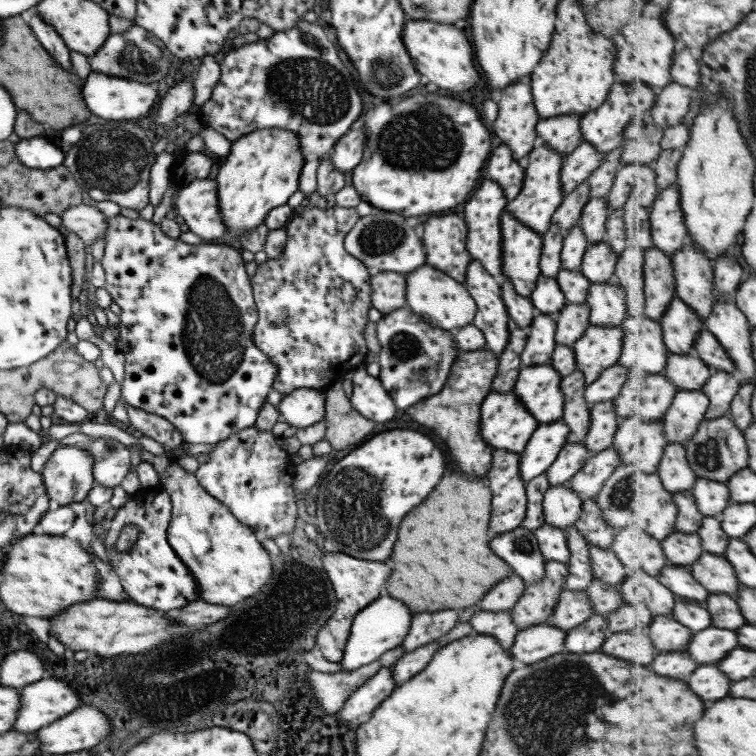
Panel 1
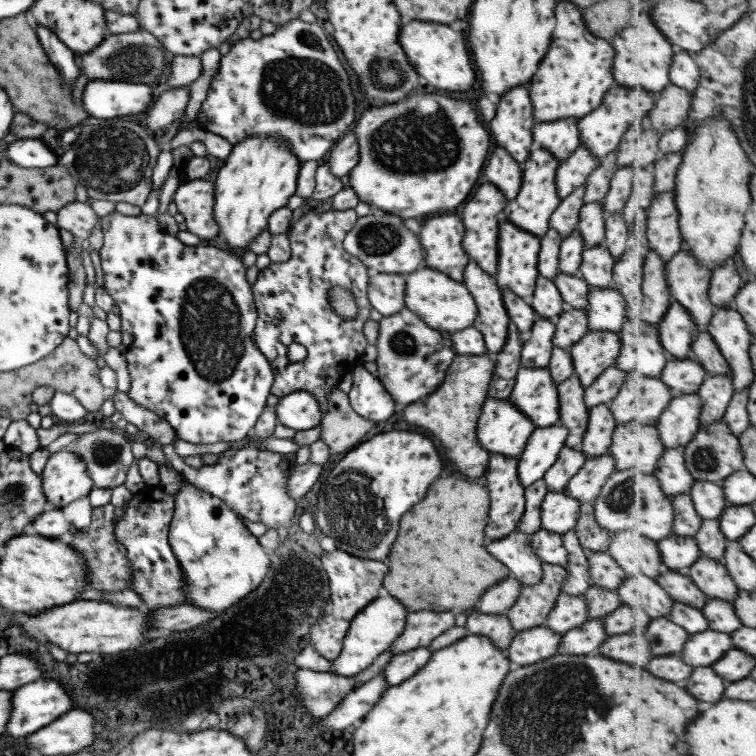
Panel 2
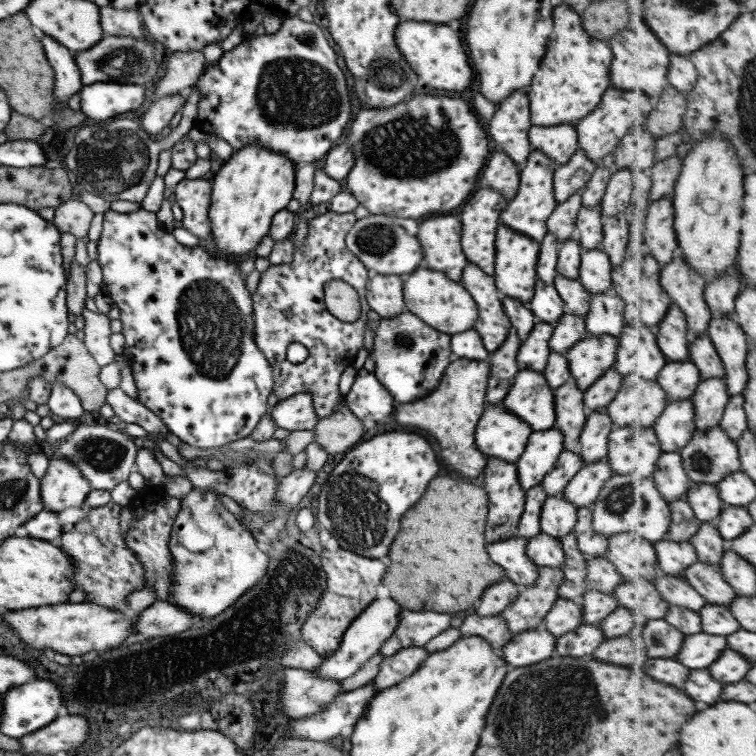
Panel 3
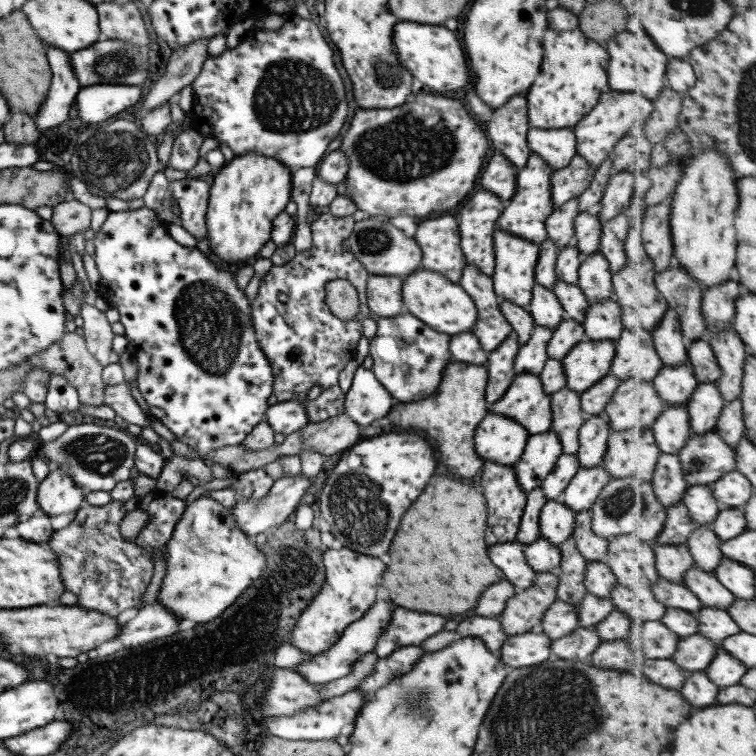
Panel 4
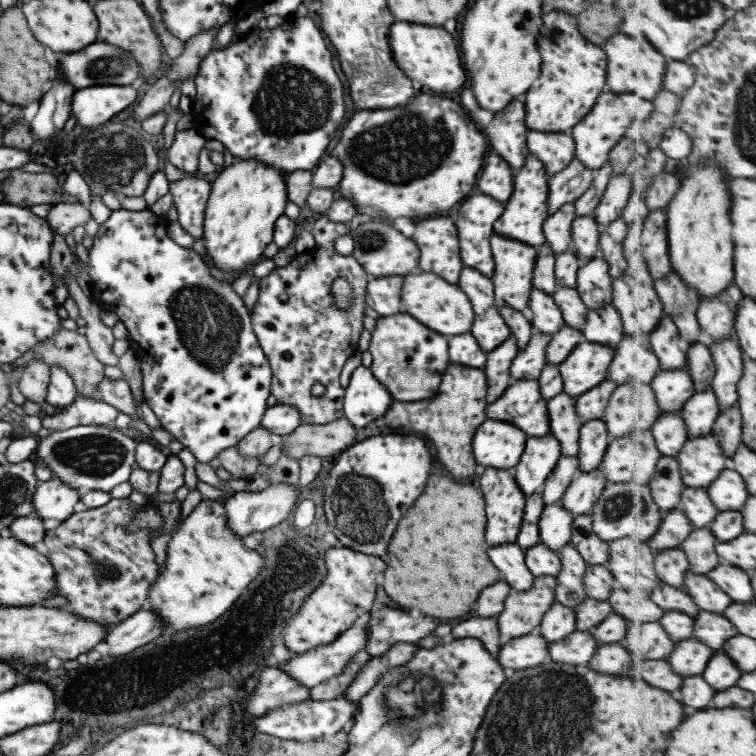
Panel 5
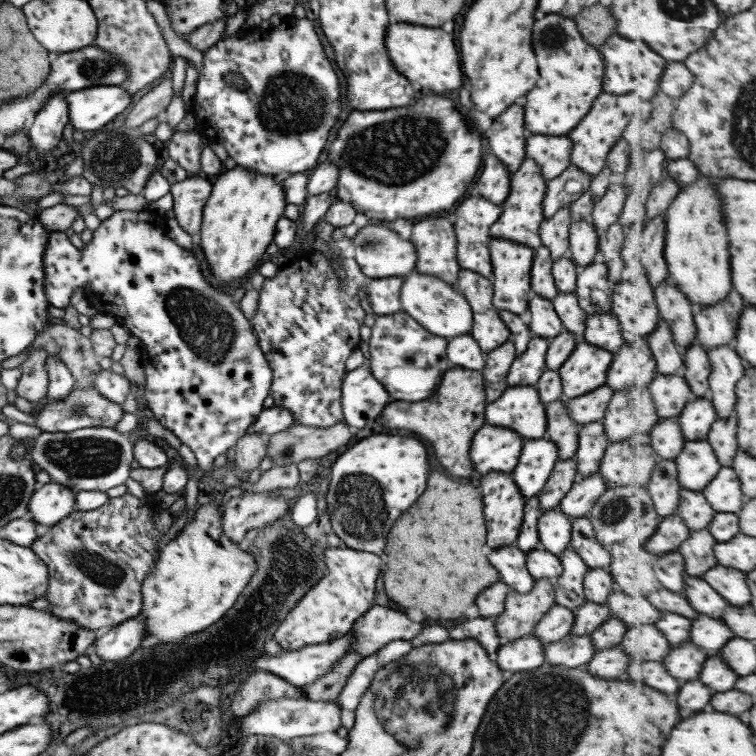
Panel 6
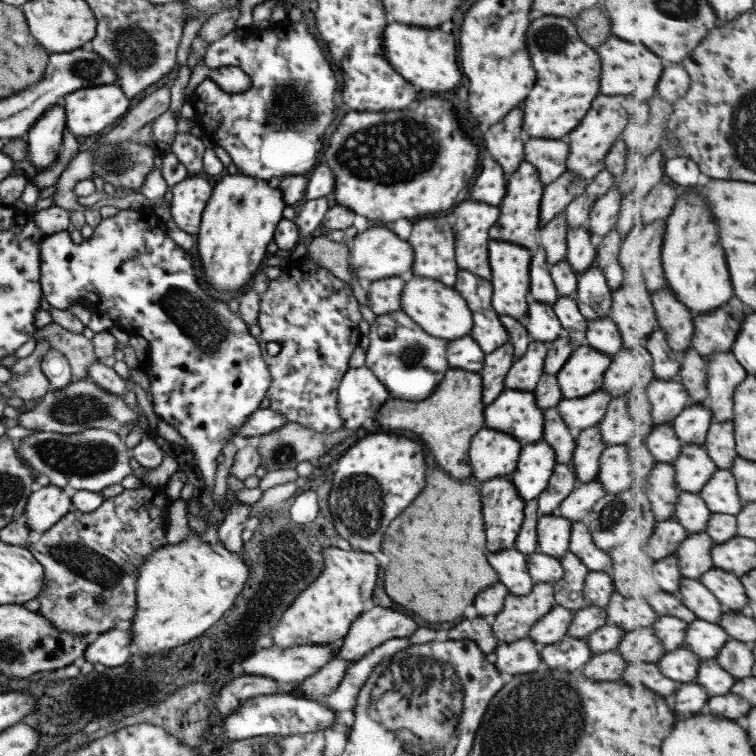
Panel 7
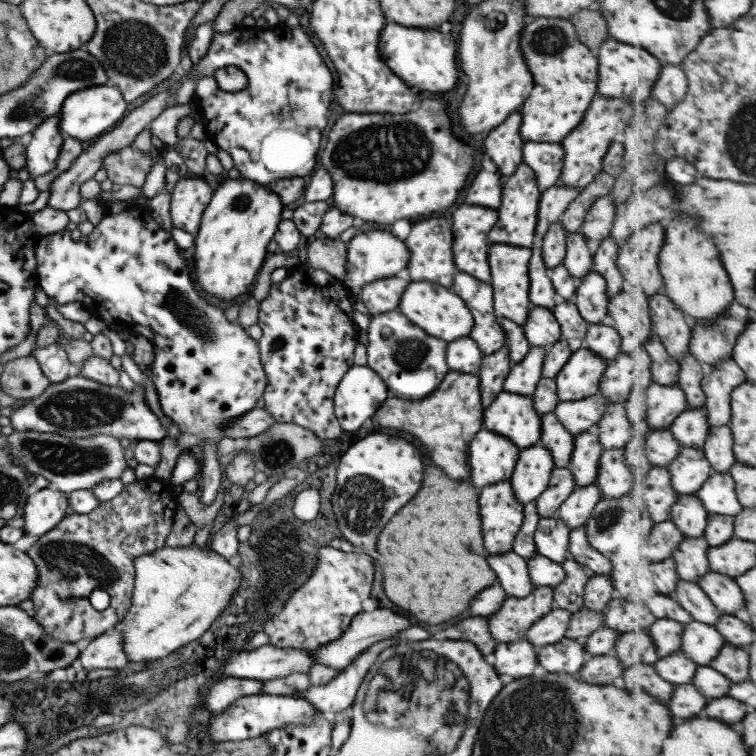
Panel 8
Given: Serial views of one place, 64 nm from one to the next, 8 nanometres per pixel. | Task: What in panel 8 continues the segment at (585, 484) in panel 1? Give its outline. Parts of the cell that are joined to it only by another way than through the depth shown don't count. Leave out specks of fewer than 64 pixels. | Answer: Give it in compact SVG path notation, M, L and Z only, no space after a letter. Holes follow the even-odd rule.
M597 485L575 486L569 496L557 507L555 516L570 530L581 528L599 499L601 492Z

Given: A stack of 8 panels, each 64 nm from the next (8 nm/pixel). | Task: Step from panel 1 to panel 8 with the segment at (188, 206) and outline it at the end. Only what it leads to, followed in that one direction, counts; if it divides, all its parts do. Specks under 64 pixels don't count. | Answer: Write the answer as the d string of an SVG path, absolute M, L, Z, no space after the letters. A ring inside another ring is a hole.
M192 175L180 178L170 194L172 226L192 235L197 234L201 213L211 195L212 190L203 179Z

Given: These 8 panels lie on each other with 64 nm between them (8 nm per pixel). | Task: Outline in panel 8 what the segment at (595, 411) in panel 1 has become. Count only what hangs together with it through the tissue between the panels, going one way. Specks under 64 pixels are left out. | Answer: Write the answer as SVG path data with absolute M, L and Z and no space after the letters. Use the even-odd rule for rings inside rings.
M585 431L573 436L573 448L568 468L577 487L593 485L598 469L602 446L598 436Z

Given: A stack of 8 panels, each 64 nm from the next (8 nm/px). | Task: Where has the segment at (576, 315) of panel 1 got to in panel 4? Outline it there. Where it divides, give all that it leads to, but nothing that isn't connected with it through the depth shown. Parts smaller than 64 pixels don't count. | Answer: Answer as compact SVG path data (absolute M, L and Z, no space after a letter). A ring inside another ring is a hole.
M563 318L552 330L546 353L549 359L562 359L576 342L585 340L582 323L572 318Z

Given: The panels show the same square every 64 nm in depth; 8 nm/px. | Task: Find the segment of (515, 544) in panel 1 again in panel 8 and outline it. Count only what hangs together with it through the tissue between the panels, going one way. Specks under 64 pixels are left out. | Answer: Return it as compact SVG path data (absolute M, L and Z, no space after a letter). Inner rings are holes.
M513 551L497 556L487 556L489 568L495 572L499 586L505 590L507 596L525 598L534 587L529 578L529 571L525 559Z

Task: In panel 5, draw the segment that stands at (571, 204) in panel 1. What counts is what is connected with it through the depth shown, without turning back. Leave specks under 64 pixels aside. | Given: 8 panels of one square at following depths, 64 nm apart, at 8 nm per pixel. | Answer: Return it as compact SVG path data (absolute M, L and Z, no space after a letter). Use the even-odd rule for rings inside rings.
M567 203L543 221L542 231L545 243L549 244L555 255L569 250L571 221L574 217L574 204Z

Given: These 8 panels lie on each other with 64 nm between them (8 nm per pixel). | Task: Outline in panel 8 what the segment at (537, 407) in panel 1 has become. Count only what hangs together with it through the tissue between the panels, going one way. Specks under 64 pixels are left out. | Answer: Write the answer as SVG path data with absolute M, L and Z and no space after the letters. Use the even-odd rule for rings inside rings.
M502 390L484 408L482 428L504 436L523 450L540 440L540 415L533 410L531 396Z

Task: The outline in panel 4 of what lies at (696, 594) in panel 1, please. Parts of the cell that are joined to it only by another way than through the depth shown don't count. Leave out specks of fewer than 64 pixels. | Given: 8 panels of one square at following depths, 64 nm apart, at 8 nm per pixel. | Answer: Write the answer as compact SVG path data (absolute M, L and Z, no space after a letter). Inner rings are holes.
M658 577L652 585L657 600L667 608L673 607L697 614L705 607L700 598L684 583Z

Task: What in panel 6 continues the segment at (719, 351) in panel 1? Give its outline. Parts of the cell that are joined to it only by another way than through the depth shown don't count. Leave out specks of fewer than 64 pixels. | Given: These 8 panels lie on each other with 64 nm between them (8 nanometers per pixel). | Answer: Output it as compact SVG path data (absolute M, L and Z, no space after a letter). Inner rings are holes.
M693 344L684 351L685 369L684 377L689 381L693 392L698 397L712 398L710 376L712 362L706 348L703 345Z

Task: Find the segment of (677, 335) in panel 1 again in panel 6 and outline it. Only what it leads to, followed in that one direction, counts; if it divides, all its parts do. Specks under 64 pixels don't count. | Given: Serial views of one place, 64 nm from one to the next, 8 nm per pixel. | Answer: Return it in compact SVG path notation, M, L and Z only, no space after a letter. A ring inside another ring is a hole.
M663 320L647 338L656 358L659 375L675 375L685 369L685 353L676 343L673 327Z

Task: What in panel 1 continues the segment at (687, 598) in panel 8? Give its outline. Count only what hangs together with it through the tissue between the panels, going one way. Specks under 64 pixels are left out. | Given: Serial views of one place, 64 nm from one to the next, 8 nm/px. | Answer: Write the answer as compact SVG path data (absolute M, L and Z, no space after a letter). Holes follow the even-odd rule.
M704 552L690 567L693 576L713 594L726 594L737 598L740 580L735 567L725 555Z

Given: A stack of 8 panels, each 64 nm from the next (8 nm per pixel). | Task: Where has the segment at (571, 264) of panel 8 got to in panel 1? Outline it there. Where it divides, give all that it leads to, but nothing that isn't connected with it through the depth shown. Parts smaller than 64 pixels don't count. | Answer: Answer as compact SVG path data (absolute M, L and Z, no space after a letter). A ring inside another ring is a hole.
M591 197L583 205L577 224L581 227L589 244L605 238L605 221L608 213L609 209L604 197Z

